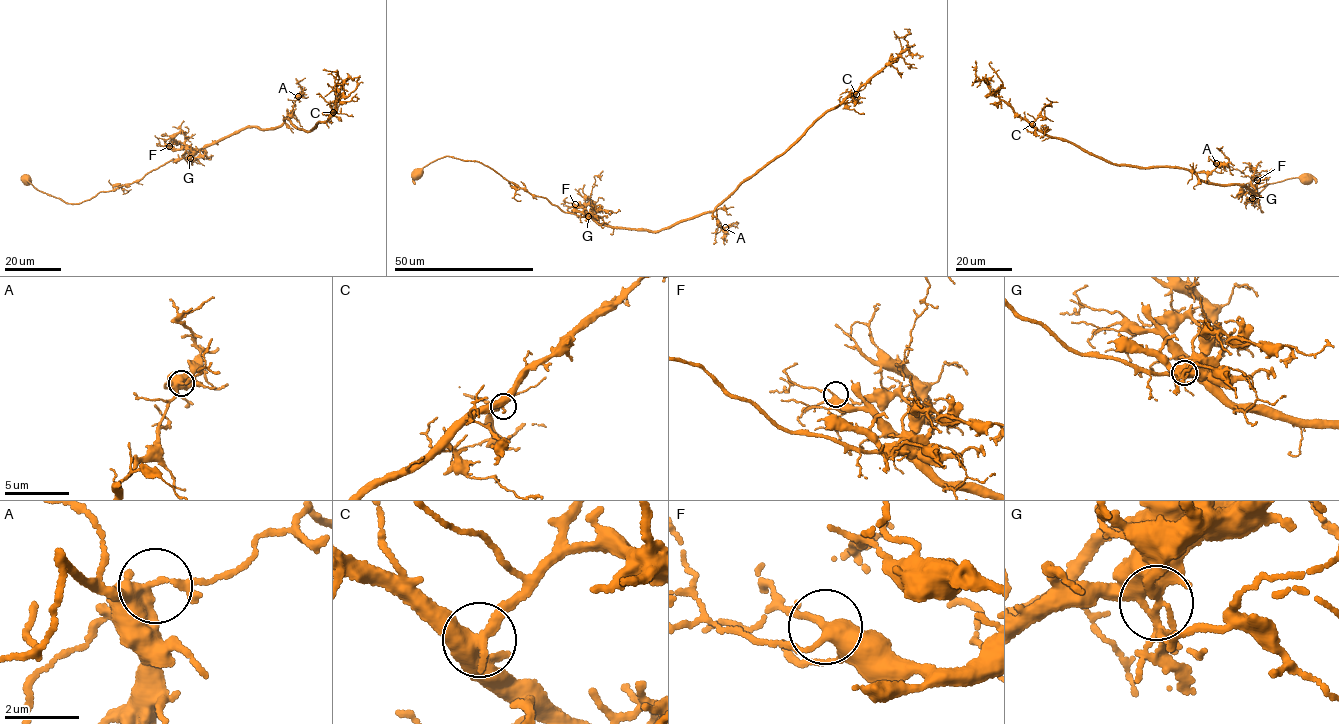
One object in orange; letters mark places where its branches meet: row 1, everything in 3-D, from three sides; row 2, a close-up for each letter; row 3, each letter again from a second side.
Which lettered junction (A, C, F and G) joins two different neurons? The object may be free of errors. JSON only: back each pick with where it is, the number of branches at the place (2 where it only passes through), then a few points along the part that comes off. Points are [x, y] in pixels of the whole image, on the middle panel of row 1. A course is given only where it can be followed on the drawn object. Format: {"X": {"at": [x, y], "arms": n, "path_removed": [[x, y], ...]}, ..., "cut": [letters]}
{"cut": []}

